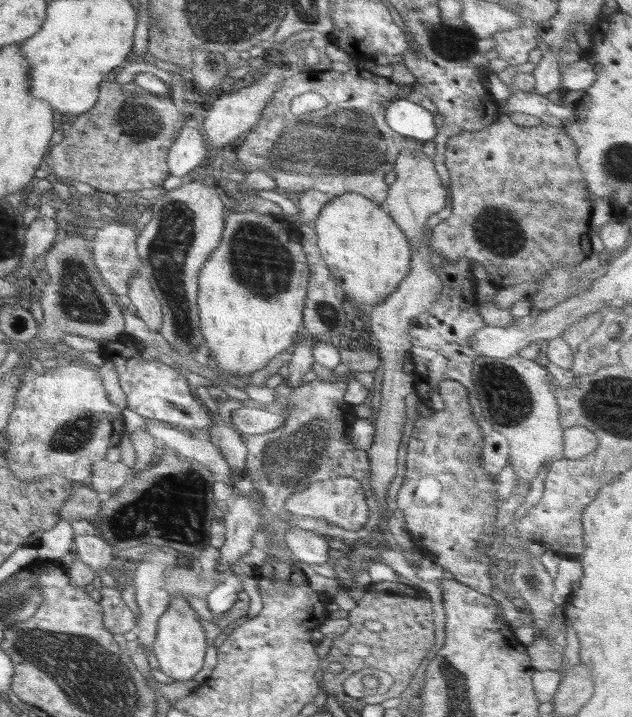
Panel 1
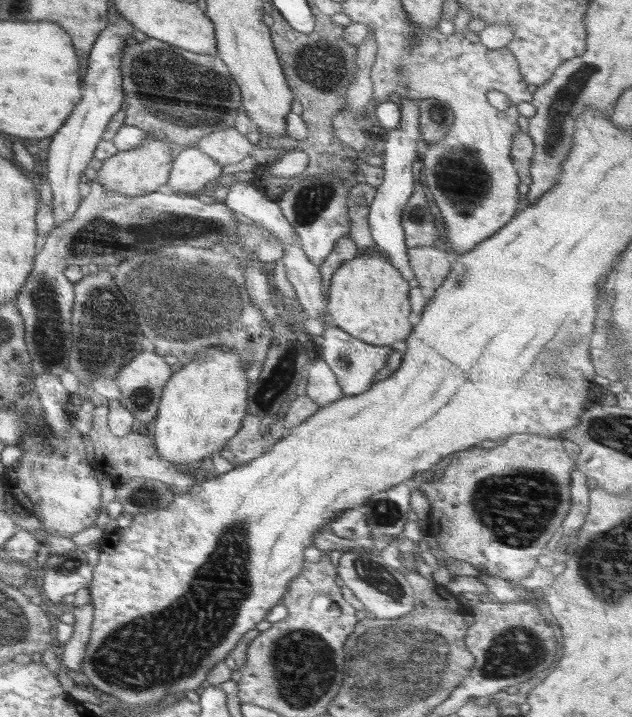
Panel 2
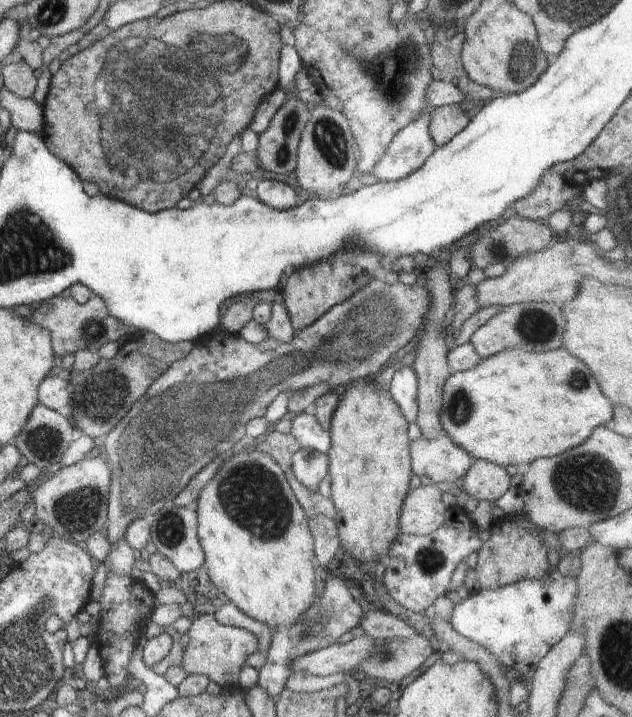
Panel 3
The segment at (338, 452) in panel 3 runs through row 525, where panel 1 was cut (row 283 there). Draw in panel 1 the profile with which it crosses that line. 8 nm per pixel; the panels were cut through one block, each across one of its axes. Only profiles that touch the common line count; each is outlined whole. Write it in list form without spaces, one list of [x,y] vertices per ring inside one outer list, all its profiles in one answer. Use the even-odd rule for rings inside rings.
[[[347,193],[333,198],[324,206],[318,218],[315,220],[315,227],[322,259],[328,265],[328,270],[334,276],[336,284],[340,284],[340,292],[344,292],[354,298],[360,304],[379,305],[387,296],[390,296],[398,283],[400,283],[410,271],[411,248],[408,239],[392,217],[386,212],[383,206],[376,205],[368,198],[355,193]]]

